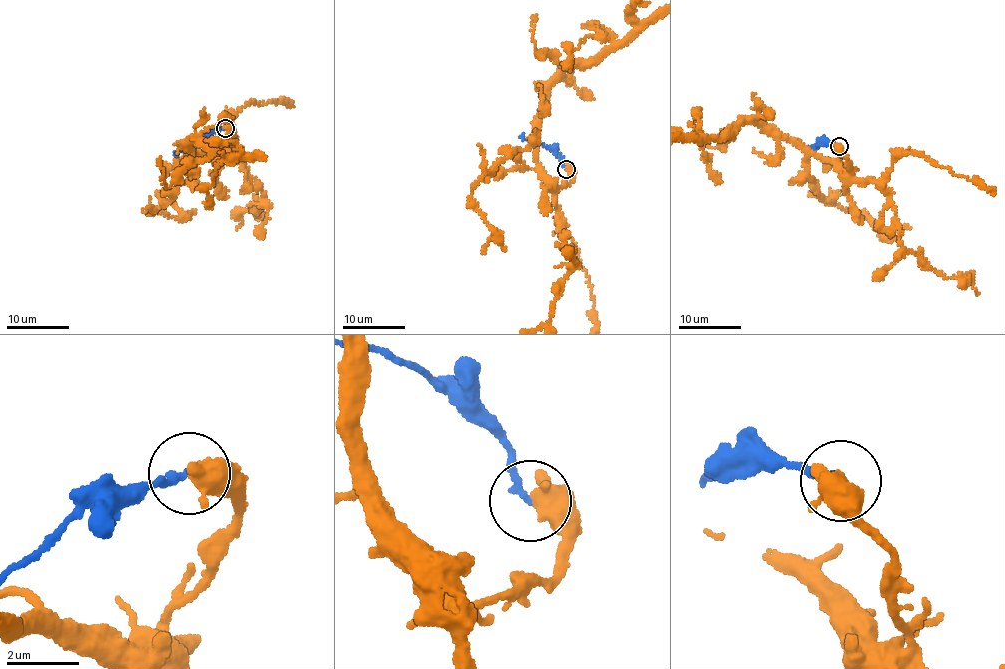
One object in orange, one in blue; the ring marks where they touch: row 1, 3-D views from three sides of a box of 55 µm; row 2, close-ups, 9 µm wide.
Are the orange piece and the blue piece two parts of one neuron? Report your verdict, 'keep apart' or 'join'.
keep apart

